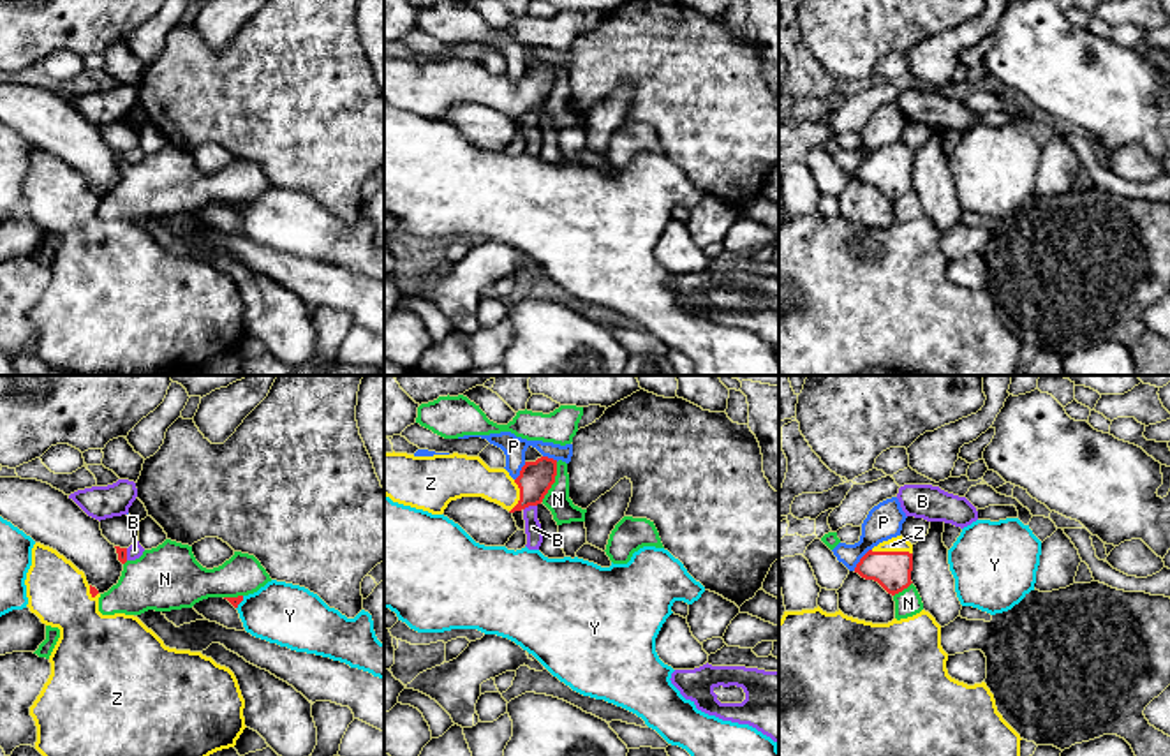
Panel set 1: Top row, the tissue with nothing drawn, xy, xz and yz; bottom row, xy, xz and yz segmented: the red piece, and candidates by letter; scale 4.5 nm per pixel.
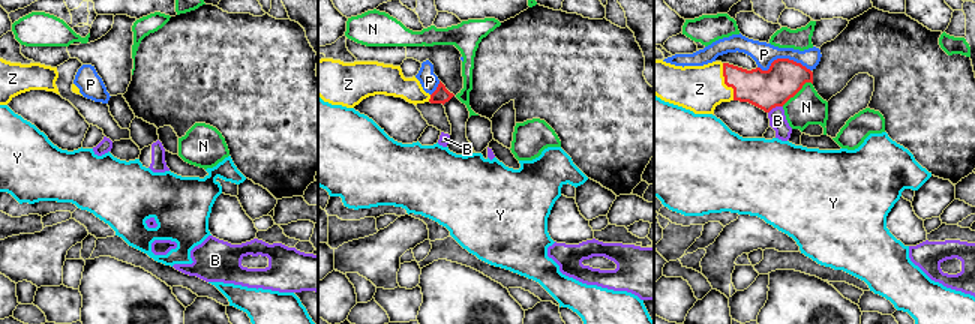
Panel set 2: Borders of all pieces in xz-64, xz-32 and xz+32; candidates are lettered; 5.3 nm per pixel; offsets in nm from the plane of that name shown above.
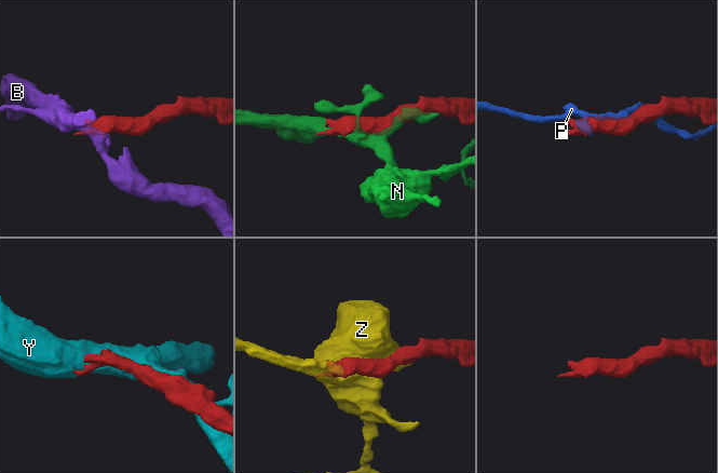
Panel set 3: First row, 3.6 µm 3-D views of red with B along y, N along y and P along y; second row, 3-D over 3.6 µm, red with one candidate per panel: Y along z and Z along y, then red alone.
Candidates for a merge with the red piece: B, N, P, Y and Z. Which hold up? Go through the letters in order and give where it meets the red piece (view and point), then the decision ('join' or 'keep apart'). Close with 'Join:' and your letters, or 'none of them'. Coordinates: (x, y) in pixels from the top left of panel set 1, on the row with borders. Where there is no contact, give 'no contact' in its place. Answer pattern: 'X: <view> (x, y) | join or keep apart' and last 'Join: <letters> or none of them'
B: xz (529, 504) | keep apart
N: xz (554, 481) | keep apart
P: yz (860, 559) | keep apart
Y: xy (240, 601) | keep apart
Z: yz (892, 552) | join
Join: Z

